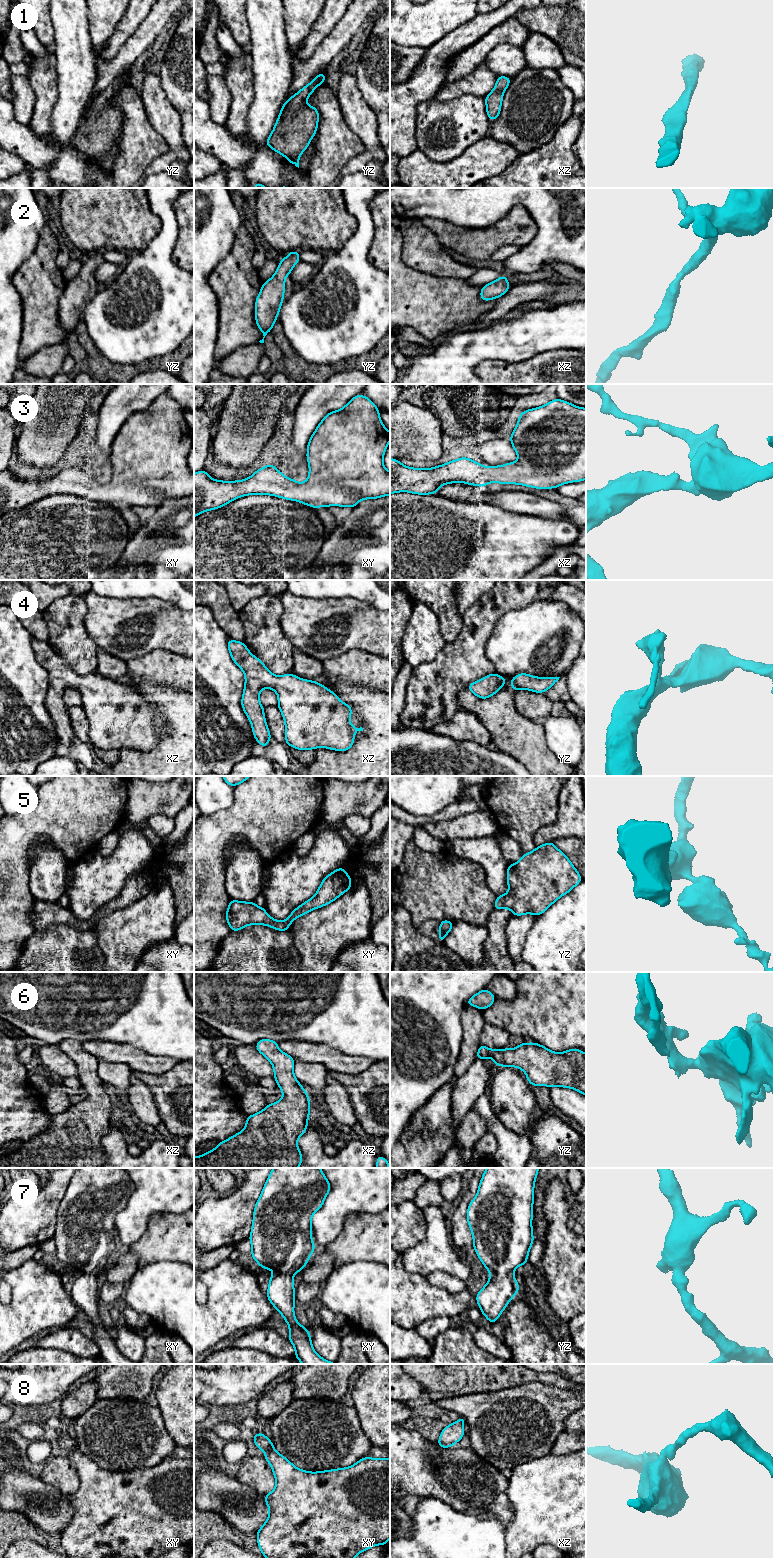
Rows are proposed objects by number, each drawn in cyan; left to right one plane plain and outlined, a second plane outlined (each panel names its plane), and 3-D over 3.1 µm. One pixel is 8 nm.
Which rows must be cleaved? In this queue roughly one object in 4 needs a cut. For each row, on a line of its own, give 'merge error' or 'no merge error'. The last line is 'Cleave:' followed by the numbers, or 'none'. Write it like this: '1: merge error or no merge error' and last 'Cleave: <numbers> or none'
1: no merge error
2: no merge error
3: no merge error
4: no merge error
5: no merge error
6: no merge error
7: no merge error
8: no merge error
Cleave: none

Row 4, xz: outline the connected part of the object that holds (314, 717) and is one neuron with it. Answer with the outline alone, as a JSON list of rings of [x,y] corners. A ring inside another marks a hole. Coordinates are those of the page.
[[[229,639],[227,647],[234,663],[244,672],[245,685],[241,706],[252,724],[255,740],[265,749],[272,739],[267,726],[264,707],[259,701],[262,689],[270,688],[277,693],[278,705],[285,721],[285,743],[298,750],[310,750],[319,747],[347,751],[354,745],[354,735],[363,728],[356,728],[350,724],[352,707],[341,702],[336,693],[324,685],[299,678],[292,673],[282,676],[272,674],[264,663],[250,653],[244,642]]]

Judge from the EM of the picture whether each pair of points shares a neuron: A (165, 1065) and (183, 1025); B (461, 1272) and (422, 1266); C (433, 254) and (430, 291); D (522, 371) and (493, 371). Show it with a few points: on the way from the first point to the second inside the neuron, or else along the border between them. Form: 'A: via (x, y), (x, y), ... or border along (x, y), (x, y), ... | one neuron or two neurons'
A: border along (146, 1051), (156, 1055), (171, 1056), (180, 1060) | two neurons
B: via (451, 1264), (432, 1264) | one neuron
C: border along (409, 266), (437, 276), (454, 278) | two neurons
D: via (515, 371), (500, 371) | one neuron

